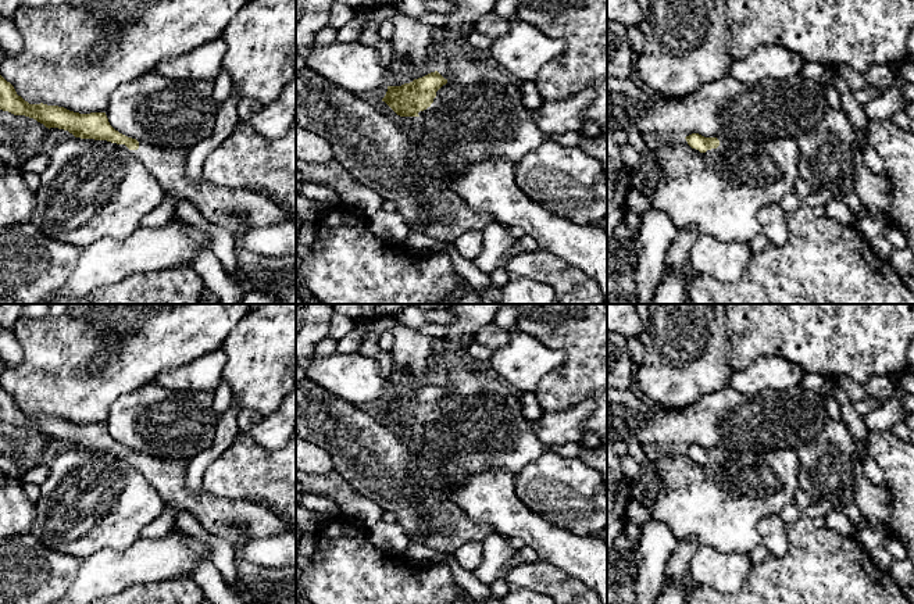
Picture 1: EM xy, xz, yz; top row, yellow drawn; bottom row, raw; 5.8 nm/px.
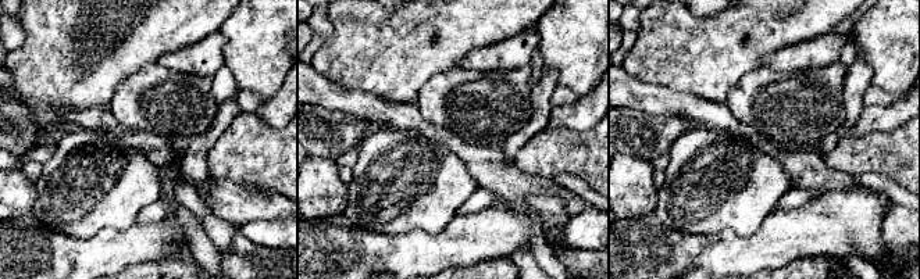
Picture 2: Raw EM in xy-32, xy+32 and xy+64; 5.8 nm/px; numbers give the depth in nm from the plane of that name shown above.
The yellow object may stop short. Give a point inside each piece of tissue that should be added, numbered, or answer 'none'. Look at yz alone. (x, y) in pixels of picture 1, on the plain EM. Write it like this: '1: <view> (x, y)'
1: yz (723, 456)

